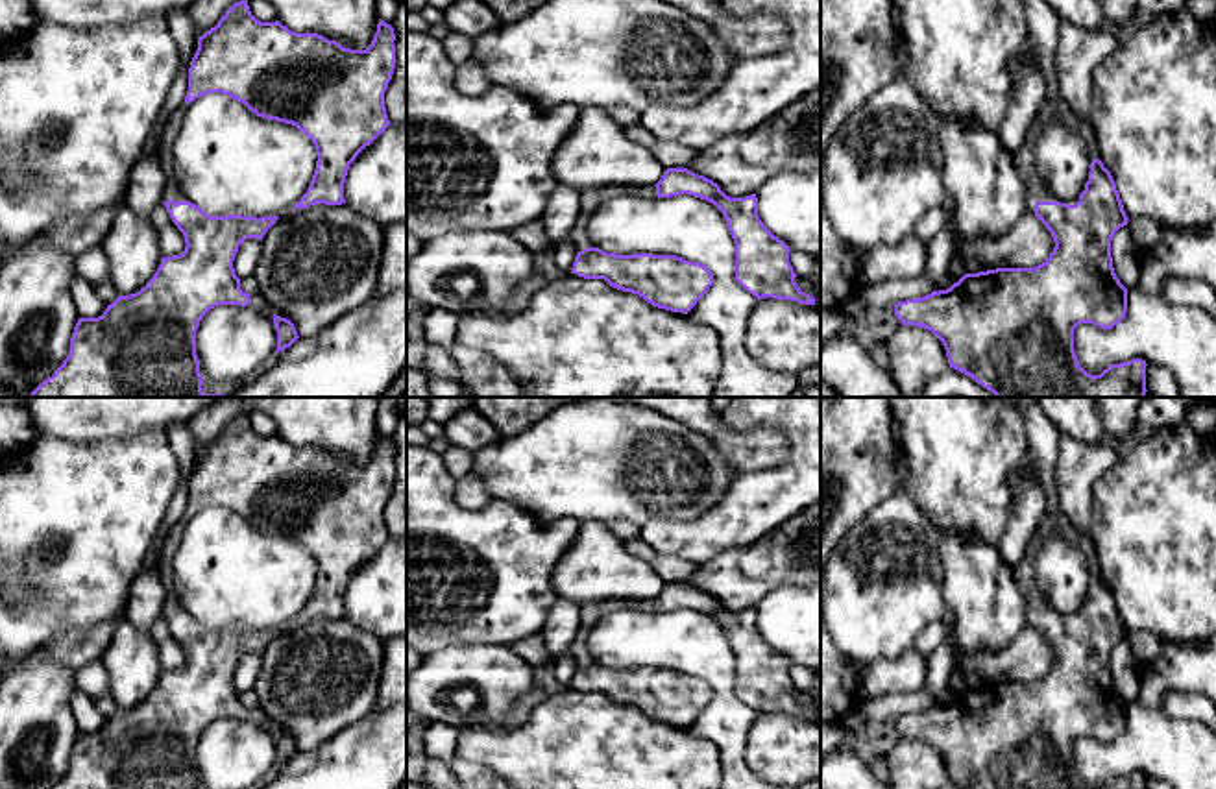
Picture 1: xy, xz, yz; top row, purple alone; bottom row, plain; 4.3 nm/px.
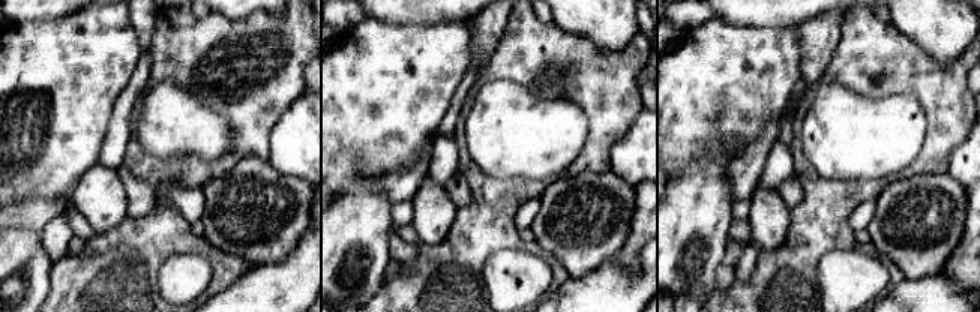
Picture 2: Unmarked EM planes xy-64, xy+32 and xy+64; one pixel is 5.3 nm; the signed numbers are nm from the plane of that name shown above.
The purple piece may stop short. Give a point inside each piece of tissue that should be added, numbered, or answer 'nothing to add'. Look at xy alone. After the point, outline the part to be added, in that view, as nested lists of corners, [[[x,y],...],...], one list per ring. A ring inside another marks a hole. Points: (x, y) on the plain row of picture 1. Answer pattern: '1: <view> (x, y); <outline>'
1: xy (172, 605); [[[181,519],[177,525],[174,525],[168,530],[168,536],[164,538],[164,543],[159,554],[159,575],[166,591],[163,615],[168,615],[168,613],[174,613],[176,617],[188,615],[174,591],[174,575],[172,575],[172,560],[179,547],[183,528],[185,528],[185,519]]]

